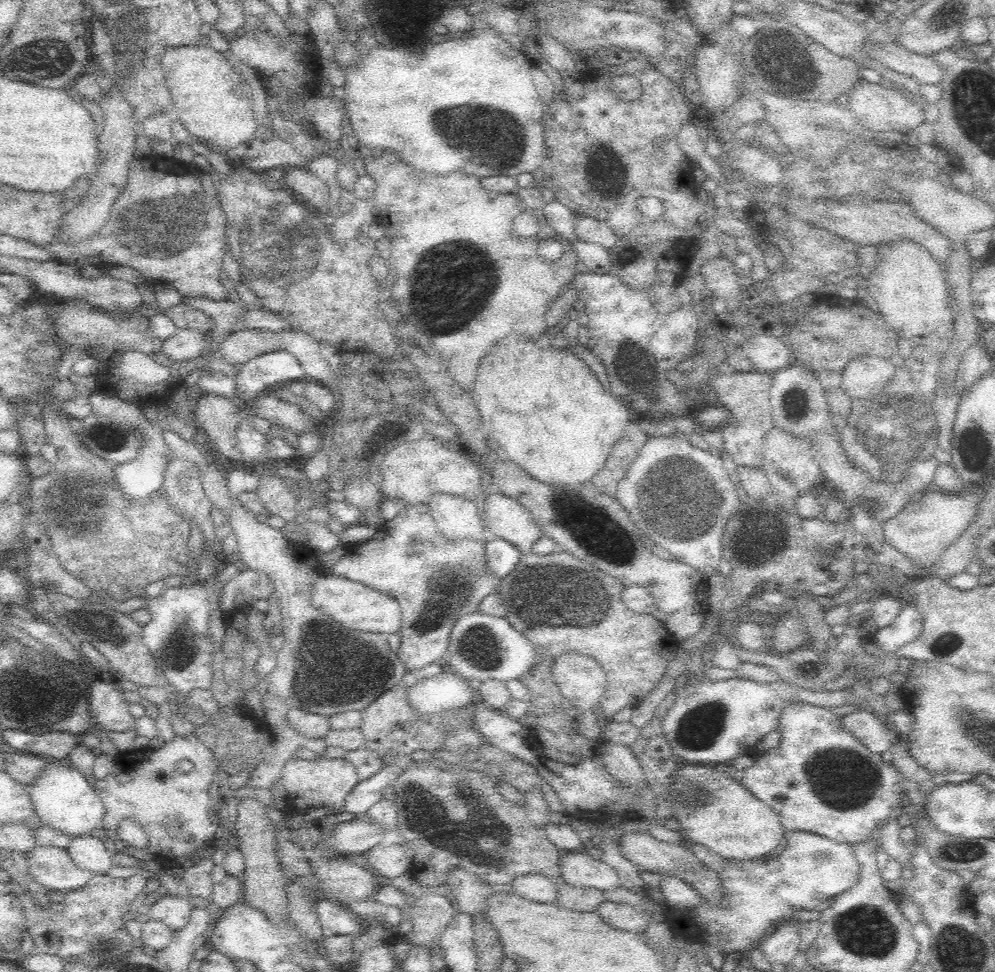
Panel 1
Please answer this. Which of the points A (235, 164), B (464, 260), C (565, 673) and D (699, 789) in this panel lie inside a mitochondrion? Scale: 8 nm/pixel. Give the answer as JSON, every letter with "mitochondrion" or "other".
{"A":"other","B":"mitochondrion","C":"other","D":"mitochondrion"}

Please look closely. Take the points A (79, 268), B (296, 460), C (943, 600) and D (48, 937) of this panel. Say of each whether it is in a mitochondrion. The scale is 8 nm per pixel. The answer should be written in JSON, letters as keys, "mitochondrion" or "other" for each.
{"A":"other","B":"other","C":"other","D":"other"}

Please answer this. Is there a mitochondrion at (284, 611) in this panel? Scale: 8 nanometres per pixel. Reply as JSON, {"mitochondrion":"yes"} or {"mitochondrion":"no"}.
{"mitochondrion":"no"}

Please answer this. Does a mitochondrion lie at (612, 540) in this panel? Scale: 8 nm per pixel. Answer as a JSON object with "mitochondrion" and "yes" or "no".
{"mitochondrion":"no"}

